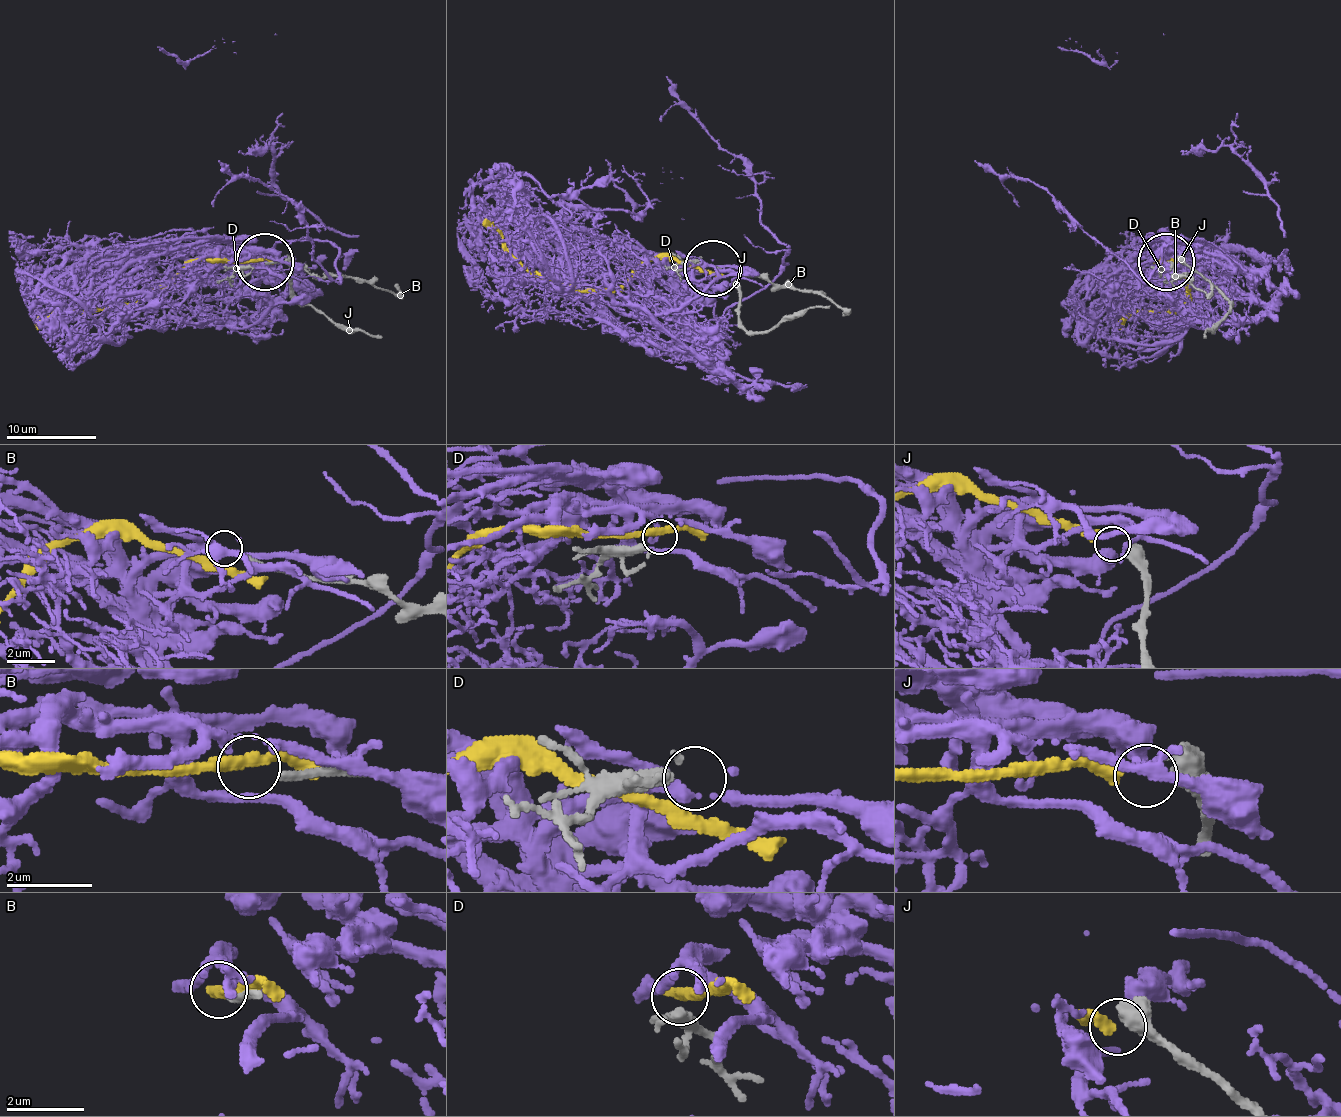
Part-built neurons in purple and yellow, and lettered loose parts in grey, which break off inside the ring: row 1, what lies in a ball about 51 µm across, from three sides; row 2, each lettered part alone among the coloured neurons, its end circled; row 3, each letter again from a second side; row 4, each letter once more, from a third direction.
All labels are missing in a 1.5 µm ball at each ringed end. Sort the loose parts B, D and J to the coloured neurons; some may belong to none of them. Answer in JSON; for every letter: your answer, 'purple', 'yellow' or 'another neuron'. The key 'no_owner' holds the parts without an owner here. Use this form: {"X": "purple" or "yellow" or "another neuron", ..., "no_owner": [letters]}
{"B": "another neuron", "D": "purple", "J": "yellow", "no_owner": ["B"]}

